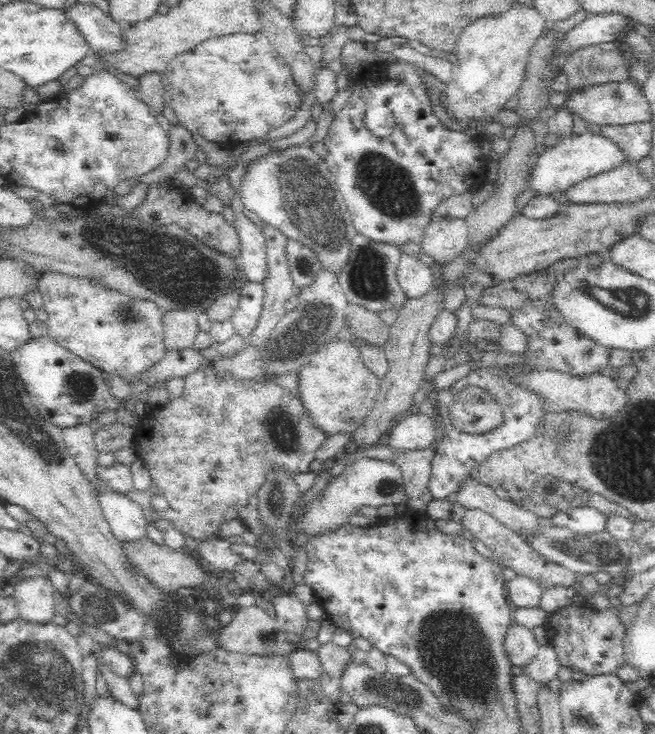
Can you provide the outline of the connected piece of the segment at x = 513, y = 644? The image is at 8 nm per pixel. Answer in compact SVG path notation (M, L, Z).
M514 619L504 633L503 649L511 665L524 666L536 654L538 643L527 627L518 624Z

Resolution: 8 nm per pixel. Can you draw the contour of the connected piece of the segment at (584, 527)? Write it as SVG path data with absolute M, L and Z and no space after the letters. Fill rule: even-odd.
M572 506L568 510L560 512L553 522L556 527L568 528L571 532L588 534L607 528L611 517L602 514L596 506Z

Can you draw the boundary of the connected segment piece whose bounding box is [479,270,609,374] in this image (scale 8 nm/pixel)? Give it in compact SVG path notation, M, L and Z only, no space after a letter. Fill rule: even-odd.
M543 270L528 276L508 279L498 284L486 286L479 298L482 304L506 308L512 311L512 322L519 326L529 336L528 351L538 355L538 360L526 365L548 365L572 374L598 372L600 368L608 367L608 349L594 340L586 338L580 331L566 324L555 310L549 309L549 317L544 317L547 304L541 300L545 292L551 287L556 277L552 272Z

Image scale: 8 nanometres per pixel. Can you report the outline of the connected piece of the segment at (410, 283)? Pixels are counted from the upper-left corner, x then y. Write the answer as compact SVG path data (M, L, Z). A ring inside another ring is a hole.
M401 252L398 280L409 297L419 297L434 284L434 270L430 260L416 253Z

